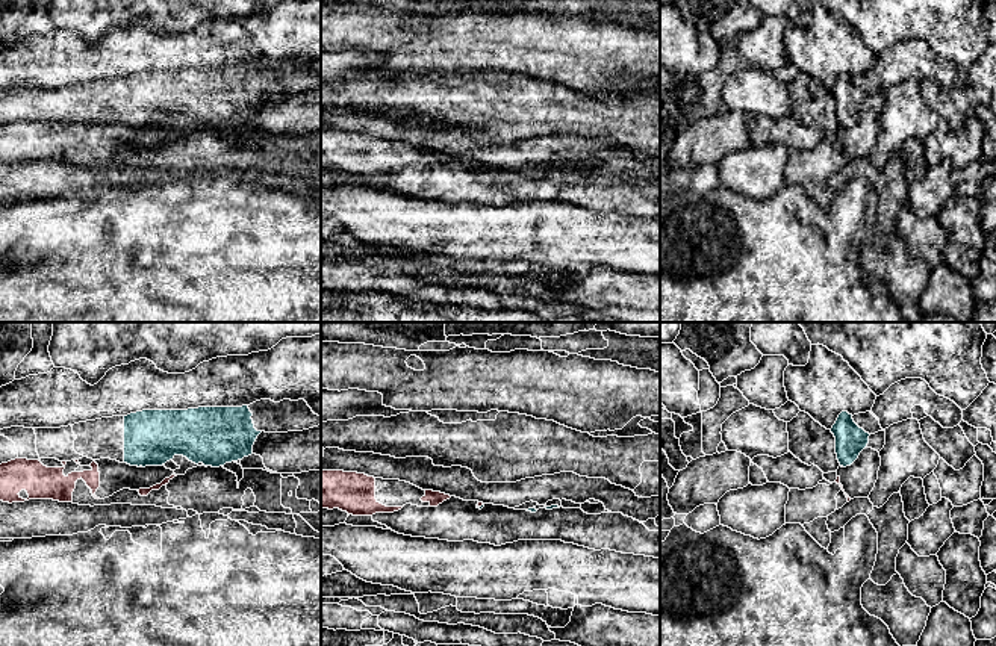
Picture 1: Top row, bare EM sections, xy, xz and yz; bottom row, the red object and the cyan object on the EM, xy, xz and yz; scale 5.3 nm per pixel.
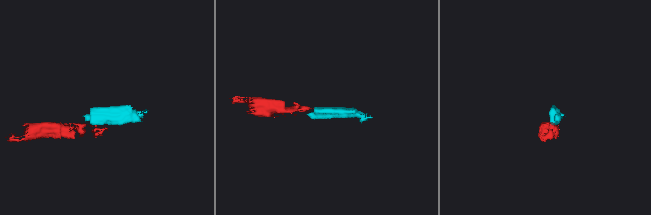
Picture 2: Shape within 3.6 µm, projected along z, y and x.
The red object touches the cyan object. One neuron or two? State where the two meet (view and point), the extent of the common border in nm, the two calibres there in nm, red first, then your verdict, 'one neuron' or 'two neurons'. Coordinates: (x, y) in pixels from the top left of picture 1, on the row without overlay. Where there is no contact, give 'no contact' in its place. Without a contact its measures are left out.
contact xz (480, 167); length 40 nm; calibres 20 and 20 nm; two neurons

